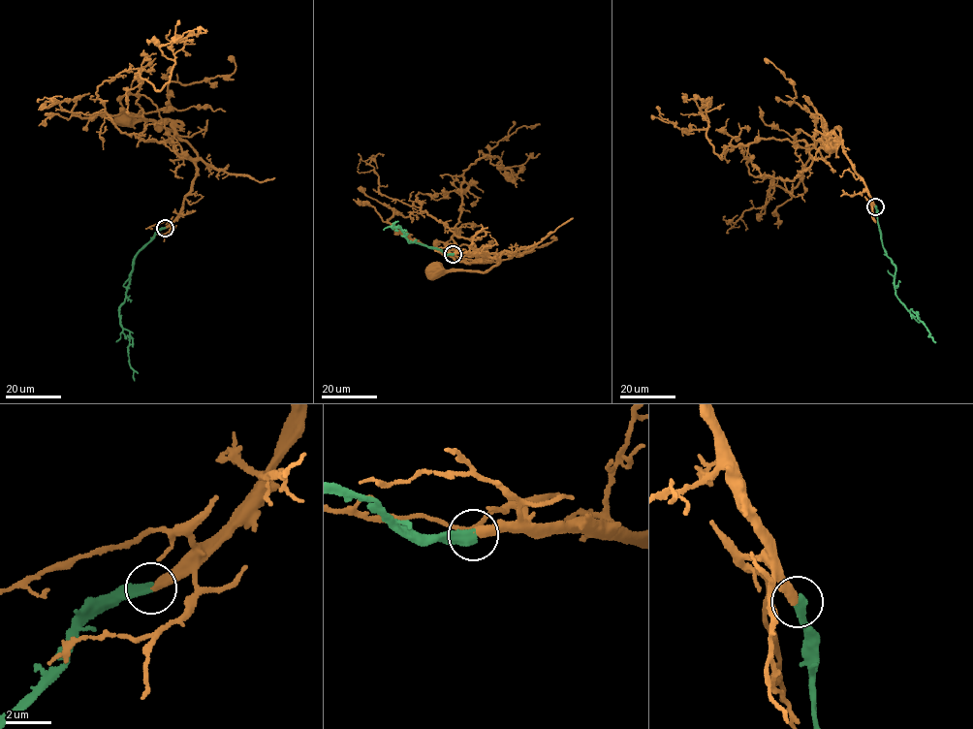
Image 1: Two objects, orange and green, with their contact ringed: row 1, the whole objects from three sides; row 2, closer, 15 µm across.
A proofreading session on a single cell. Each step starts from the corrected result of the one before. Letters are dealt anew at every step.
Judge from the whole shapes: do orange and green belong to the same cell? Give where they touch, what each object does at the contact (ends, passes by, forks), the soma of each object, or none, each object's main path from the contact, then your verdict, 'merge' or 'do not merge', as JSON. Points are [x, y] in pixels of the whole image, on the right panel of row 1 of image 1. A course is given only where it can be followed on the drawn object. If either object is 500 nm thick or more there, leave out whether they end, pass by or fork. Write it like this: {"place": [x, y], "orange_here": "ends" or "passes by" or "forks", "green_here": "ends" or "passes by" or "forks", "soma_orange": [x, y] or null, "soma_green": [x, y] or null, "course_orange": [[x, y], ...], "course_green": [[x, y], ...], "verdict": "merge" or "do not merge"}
{"place": [875, 206], "orange_here": "ends", "green_here": "ends", "soma_orange": [830, 144], "soma_green": null, "course_orange": [[875, 206], [844, 152], [840, 128], [834, 127], [830, 132], [832, 143]], "course_green": [[875, 206], [882, 245], [895, 268], [895, 295], [906, 310], [915, 312], [935, 342]], "verdict": "merge"}

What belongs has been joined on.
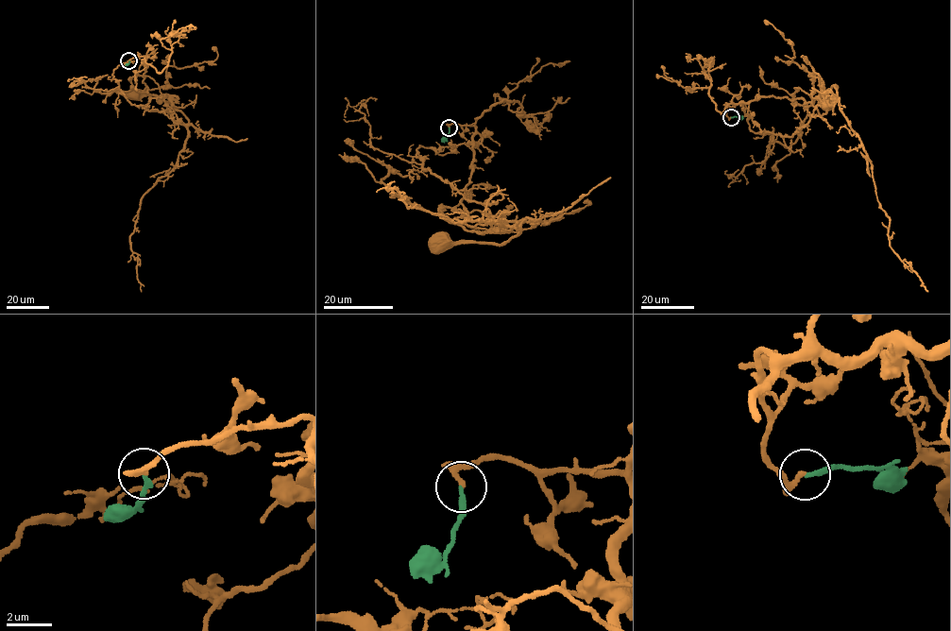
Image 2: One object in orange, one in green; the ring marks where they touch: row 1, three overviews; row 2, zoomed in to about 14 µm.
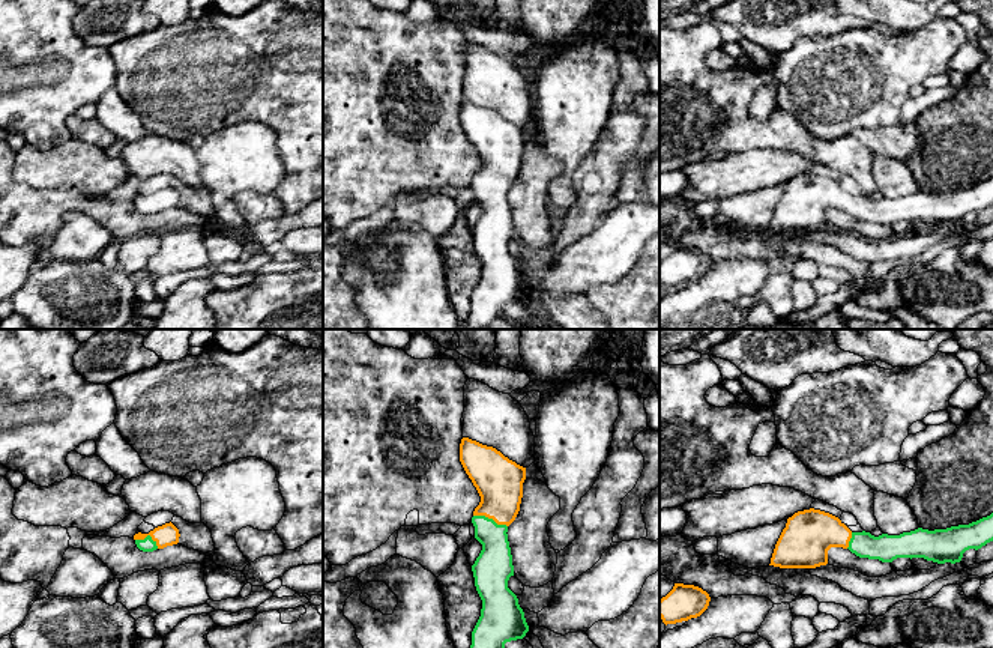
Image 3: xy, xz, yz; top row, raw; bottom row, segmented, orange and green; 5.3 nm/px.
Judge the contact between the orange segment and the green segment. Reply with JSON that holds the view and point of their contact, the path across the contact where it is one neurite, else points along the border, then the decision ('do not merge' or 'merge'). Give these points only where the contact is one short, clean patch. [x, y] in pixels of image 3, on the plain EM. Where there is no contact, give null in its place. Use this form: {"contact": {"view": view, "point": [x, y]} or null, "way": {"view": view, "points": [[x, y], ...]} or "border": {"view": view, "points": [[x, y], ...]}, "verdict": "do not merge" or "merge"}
{"contact": {"view": "xz", "point": [490, 181]}, "way": {"view": "xz", "points": [[499, 145], [499, 170], [490, 181], [494, 226]]}, "verdict": "merge"}

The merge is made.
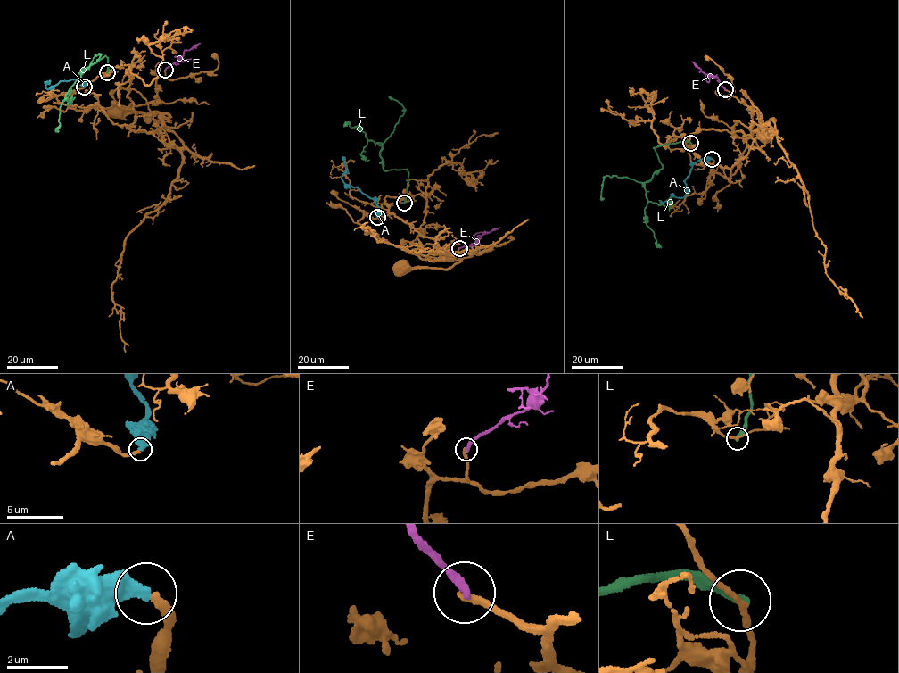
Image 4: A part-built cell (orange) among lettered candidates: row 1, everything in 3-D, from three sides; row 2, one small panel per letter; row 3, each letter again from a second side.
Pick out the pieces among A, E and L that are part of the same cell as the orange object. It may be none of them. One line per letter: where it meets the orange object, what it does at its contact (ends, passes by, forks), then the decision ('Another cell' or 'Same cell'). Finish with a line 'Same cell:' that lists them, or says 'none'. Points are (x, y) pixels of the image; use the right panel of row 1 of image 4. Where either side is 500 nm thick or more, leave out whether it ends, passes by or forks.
A: Touches orange at (712, 159). It ends there. Same cell
E: Touches orange at (725, 89). It ends there. Another cell
L: Touches orange at (690, 143). It ends there. Another cell
Same cell: A

